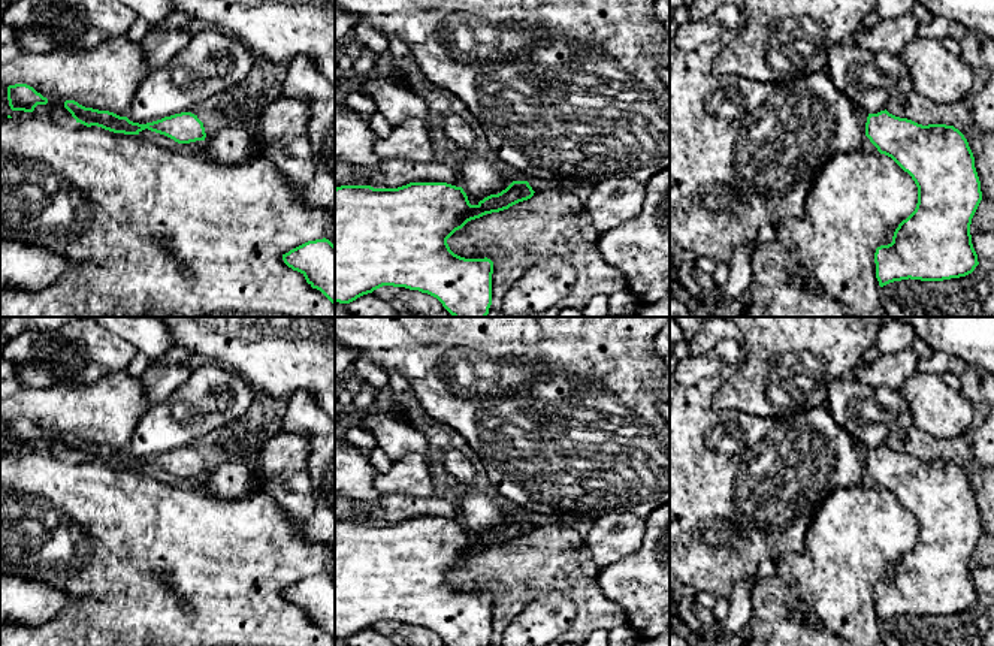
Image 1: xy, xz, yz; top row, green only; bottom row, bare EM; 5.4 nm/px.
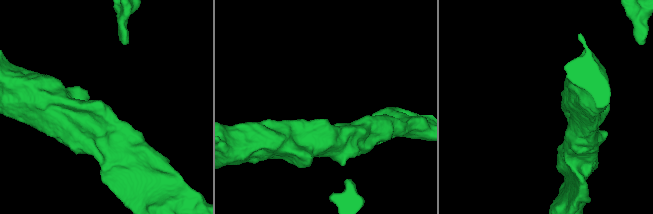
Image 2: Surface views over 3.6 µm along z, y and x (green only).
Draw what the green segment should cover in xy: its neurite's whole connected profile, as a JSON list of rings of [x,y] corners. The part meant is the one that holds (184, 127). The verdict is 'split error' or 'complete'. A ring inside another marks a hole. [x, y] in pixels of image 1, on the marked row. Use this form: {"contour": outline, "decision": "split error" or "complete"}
{"contour": [[[66,100],[64,108],[72,114],[76,123],[87,127],[97,126],[114,133],[139,135],[142,130],[148,129],[178,144],[205,141],[206,138],[203,123],[191,112],[181,112],[152,123],[139,124],[109,111],[85,108],[75,100]]], "decision": "complete"}

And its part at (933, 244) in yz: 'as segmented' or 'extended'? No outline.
as segmented

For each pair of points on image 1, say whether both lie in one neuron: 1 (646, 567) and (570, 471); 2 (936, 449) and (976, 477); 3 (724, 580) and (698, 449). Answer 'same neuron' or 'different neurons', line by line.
1: different neurons
2: same neuron
3: same neuron

